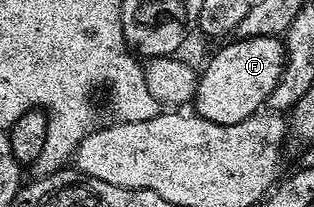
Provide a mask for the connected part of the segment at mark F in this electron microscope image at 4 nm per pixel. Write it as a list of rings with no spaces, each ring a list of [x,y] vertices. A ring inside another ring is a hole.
[[[244,37],[226,44],[230,43],[206,61],[192,100],[193,107],[198,108],[197,116],[217,125],[235,125],[259,112],[272,95],[286,62],[286,46],[279,38]]]

